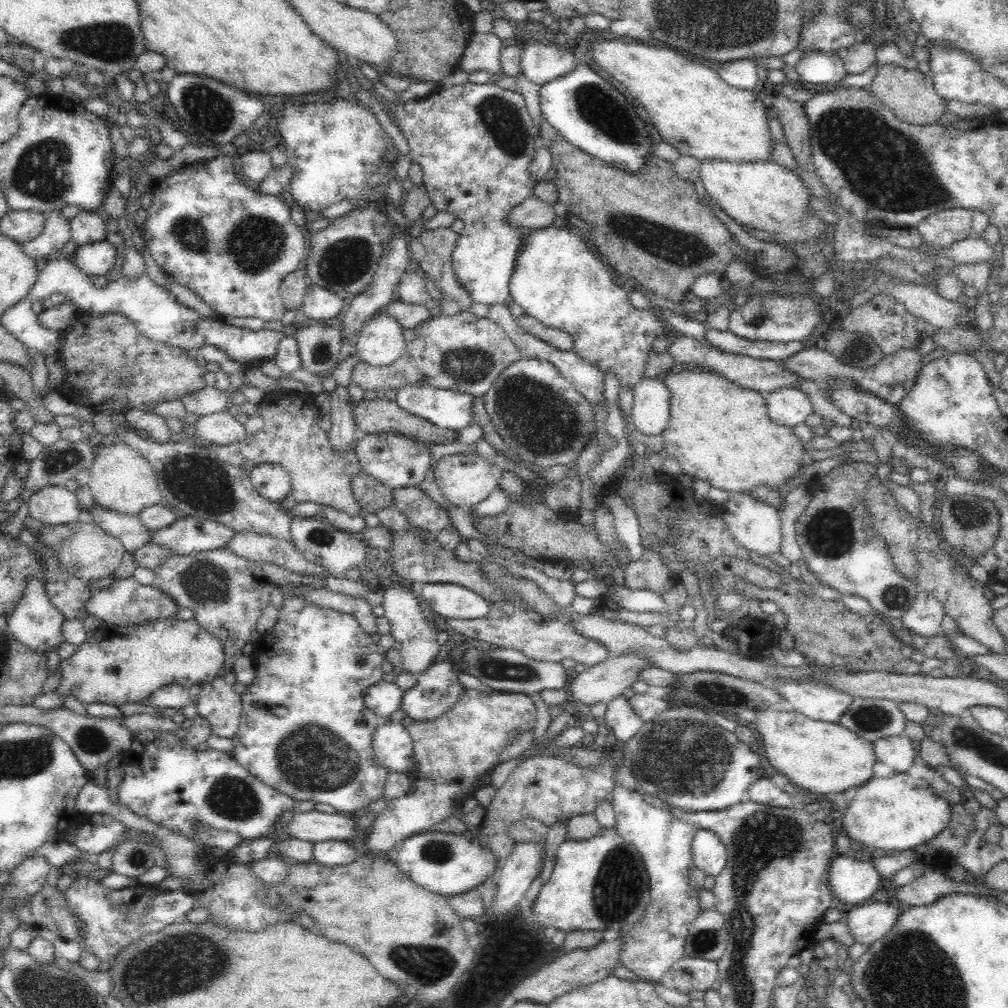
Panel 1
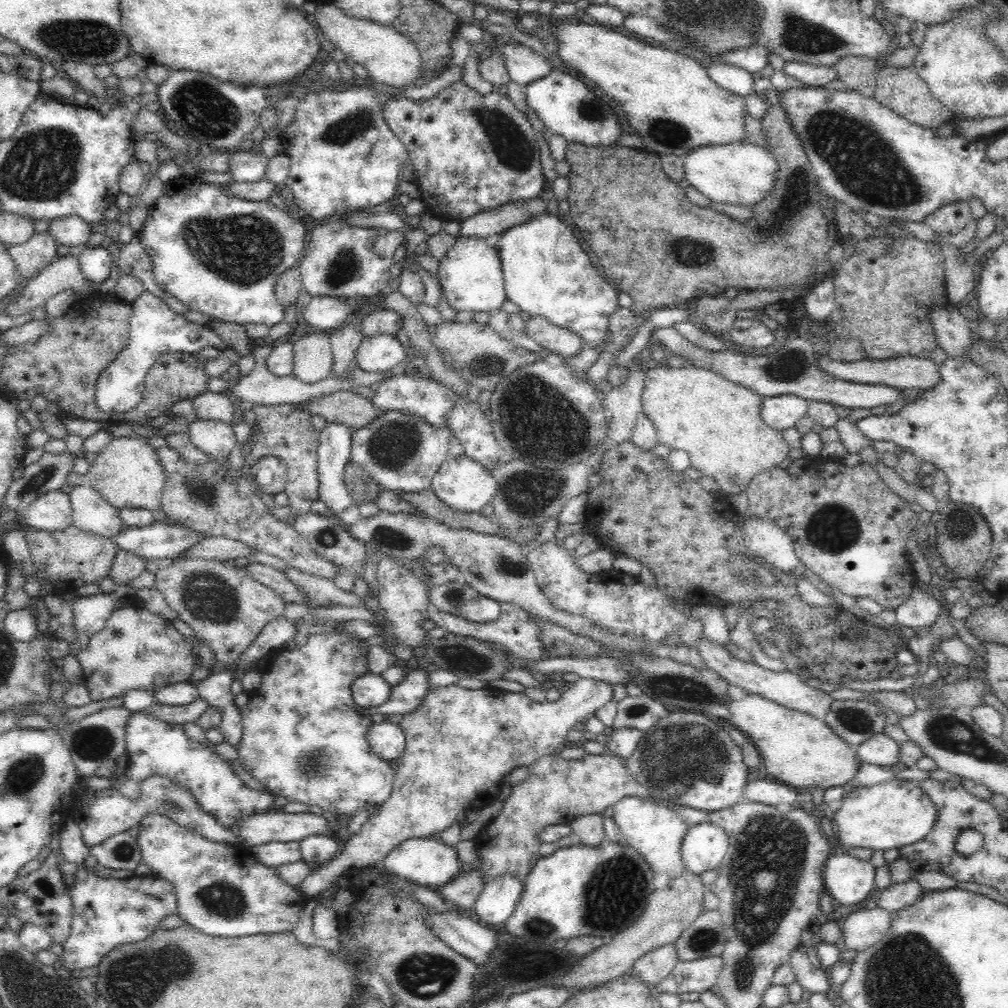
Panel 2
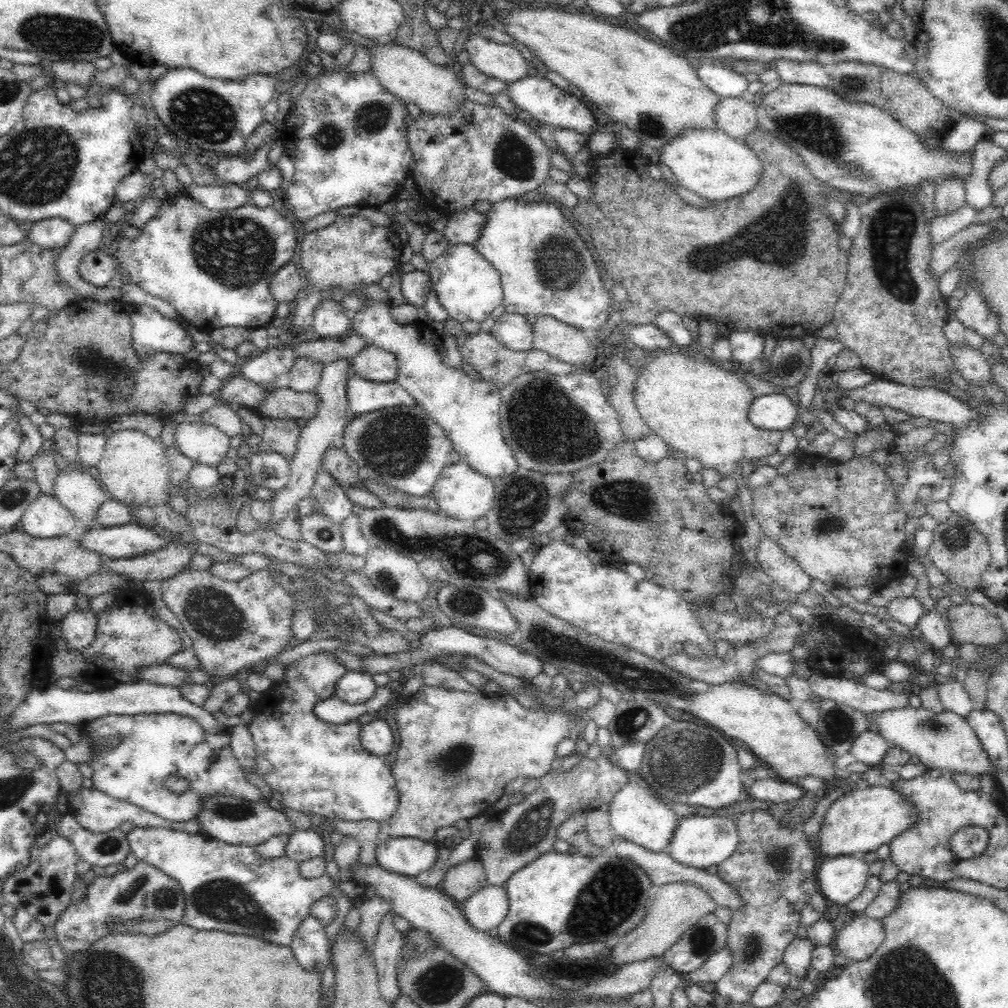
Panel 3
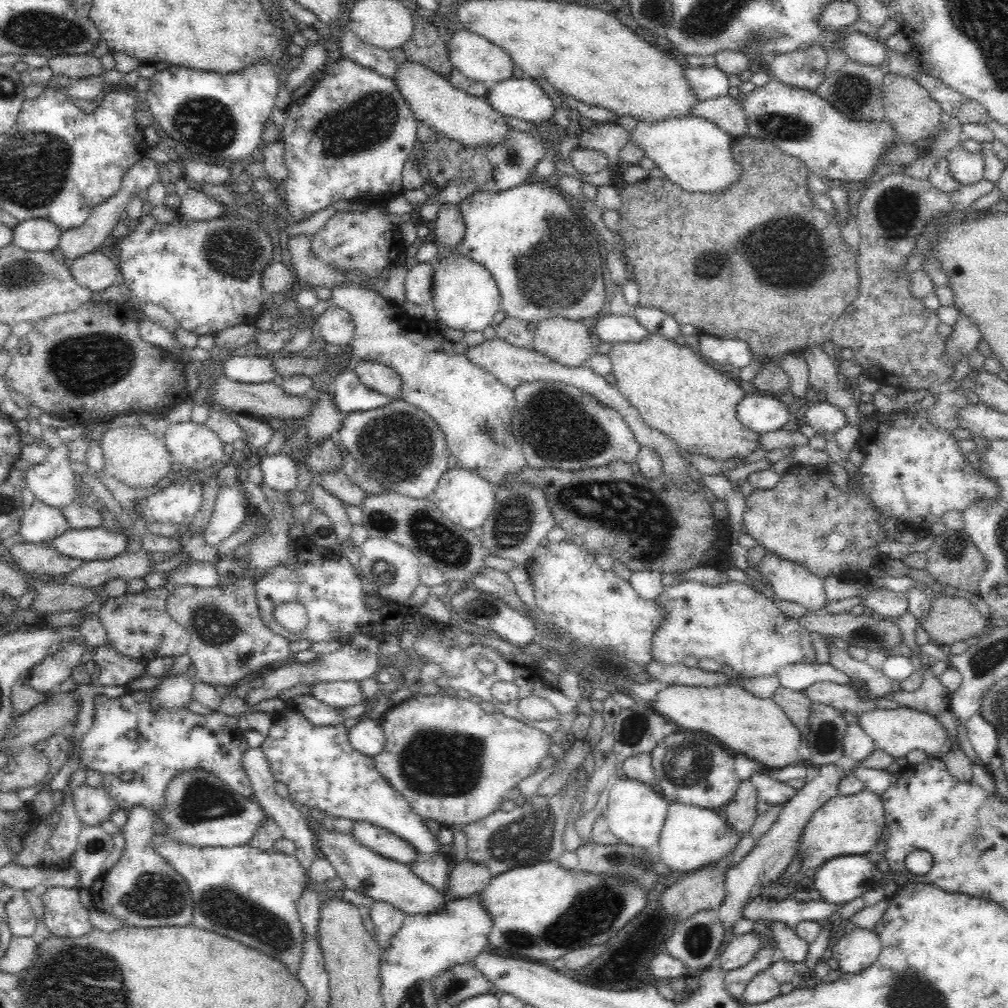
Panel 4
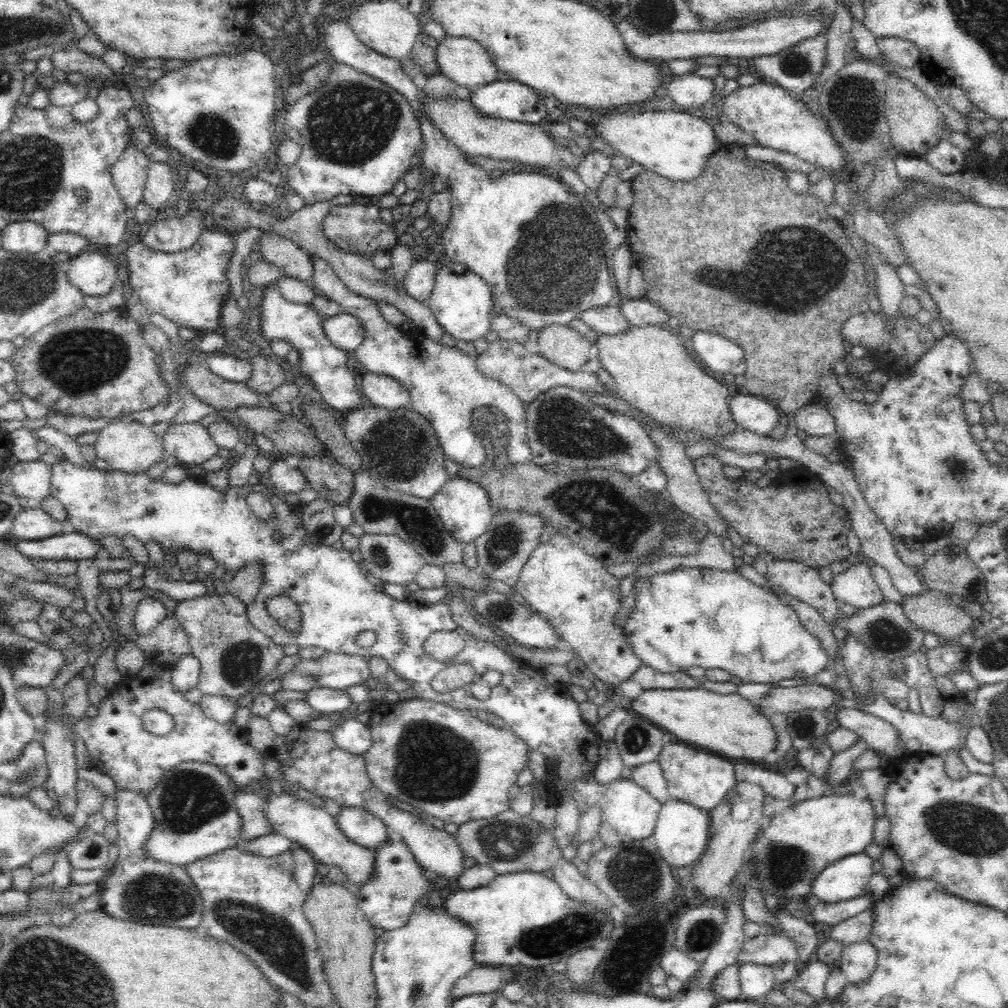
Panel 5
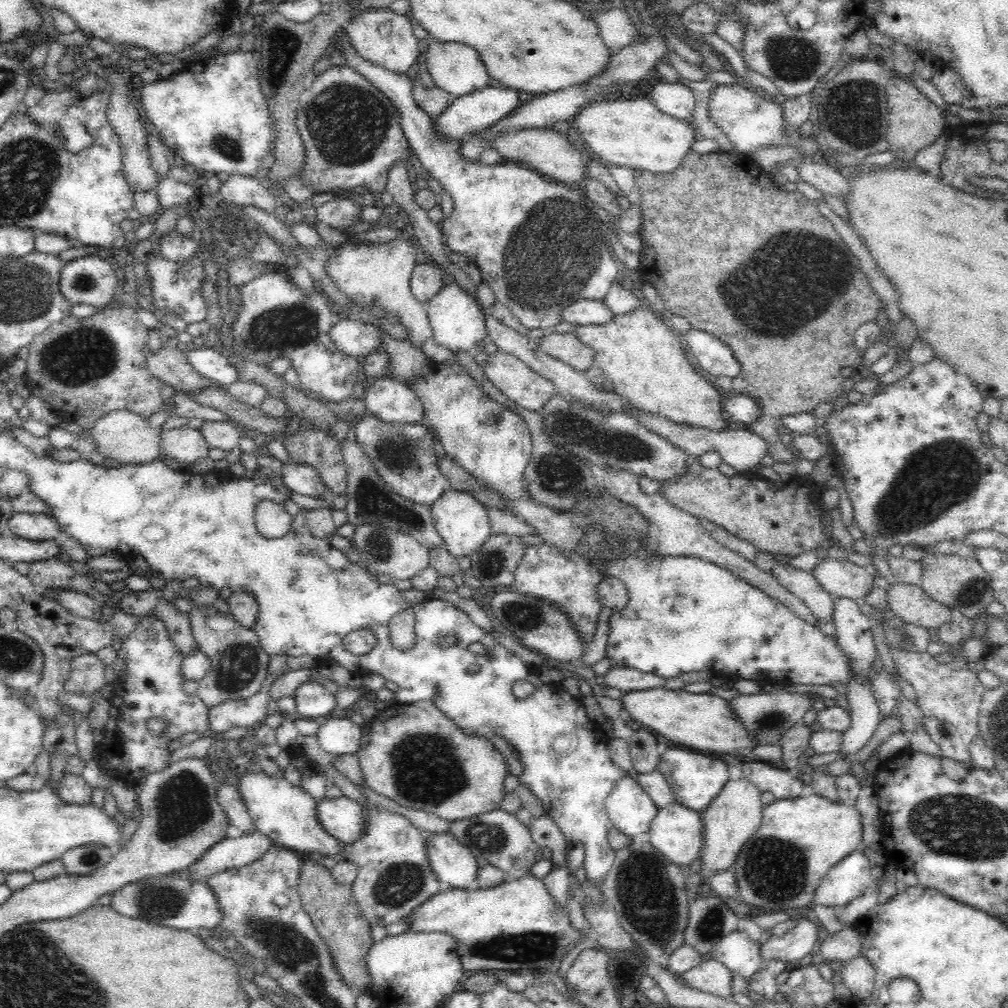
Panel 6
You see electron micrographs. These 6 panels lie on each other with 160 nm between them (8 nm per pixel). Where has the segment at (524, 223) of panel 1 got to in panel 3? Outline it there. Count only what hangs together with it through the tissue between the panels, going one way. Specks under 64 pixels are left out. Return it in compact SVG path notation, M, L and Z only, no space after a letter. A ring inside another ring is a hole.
M476 209L458 210L458 212L444 213L446 224L441 234L449 243L449 247L456 244L470 244L480 237L480 230L484 226L484 214Z

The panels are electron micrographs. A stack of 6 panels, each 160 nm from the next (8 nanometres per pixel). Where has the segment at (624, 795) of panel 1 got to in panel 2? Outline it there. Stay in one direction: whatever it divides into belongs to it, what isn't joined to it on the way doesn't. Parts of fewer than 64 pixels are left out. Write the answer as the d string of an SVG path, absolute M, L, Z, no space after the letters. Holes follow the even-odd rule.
M627 796L613 804L613 819L622 836L622 842L634 847L654 872L663 872L669 878L676 878L687 872L680 855L680 844L687 825L676 811L651 801L650 798ZM668 944L644 954L632 968L642 983L656 989L668 978L668 974L672 973L678 962L675 944Z

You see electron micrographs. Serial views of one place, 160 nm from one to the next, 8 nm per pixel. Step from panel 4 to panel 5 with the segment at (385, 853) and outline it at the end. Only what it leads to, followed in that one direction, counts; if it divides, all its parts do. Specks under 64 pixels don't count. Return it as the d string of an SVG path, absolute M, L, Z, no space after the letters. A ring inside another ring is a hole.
M340 806L340 812L334 819L348 840L369 849L392 838L383 820L359 806Z

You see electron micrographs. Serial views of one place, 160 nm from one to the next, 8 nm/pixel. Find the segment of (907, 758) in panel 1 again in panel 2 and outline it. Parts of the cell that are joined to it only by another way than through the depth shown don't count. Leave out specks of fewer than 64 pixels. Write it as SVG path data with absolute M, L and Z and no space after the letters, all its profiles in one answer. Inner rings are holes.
M879 733L857 745L856 756L860 762L892 766L898 762L898 746L886 733Z

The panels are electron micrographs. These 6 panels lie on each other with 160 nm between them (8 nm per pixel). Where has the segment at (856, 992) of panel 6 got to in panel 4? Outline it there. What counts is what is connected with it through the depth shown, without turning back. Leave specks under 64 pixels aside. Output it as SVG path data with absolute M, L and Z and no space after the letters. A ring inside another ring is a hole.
M847 928L847 934L832 946L832 951L842 973L856 974L876 962L881 943L874 931Z

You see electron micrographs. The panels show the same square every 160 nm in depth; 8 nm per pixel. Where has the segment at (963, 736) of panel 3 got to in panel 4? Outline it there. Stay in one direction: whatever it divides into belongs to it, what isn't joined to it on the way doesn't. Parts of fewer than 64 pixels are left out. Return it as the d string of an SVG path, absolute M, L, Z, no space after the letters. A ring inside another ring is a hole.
M897 707L895 709L872 709L858 714L859 726L866 735L874 741L874 748L880 749L895 759L905 758L906 754L914 748L924 750L928 757L938 758L944 756L954 742L950 741L938 719L926 711L919 711L910 707Z

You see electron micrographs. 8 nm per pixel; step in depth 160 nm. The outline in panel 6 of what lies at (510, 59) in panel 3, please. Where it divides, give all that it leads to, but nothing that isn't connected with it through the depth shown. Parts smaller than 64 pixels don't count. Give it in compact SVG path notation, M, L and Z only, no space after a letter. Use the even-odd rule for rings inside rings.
M435 41L431 44L427 48L422 68L430 73L436 87L454 99L486 87L490 80L476 49L456 42L440 43Z

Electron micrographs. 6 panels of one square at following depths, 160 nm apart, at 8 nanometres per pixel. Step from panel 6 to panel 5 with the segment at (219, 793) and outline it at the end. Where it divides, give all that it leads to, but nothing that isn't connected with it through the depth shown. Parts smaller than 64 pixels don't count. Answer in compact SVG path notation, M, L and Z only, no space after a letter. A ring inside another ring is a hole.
M236 789L234 805L240 817L240 839L256 840L260 836L272 833L272 827L264 813L264 799L250 789Z

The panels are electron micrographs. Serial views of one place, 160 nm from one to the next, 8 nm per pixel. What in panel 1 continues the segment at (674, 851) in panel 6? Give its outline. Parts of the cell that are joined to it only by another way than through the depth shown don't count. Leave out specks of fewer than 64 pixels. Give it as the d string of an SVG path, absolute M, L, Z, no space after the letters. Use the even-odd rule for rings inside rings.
M697 829L690 844L693 866L709 876L720 874L727 862L727 852L719 836L706 829Z

